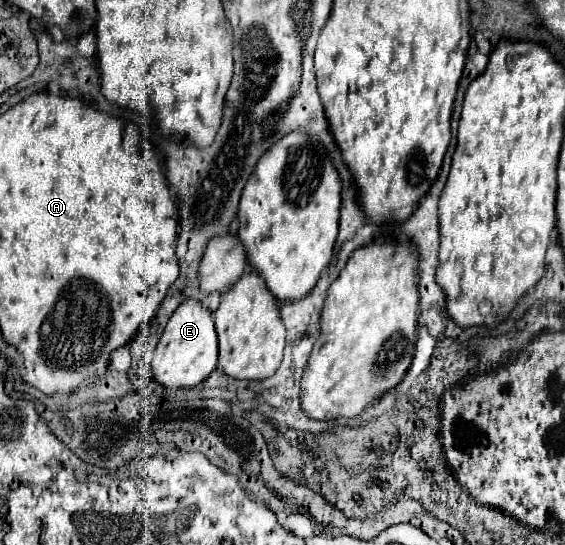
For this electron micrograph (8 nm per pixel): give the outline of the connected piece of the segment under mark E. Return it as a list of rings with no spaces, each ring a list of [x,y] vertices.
[[[186,299],[168,319],[164,333],[154,349],[152,359],[152,377],[170,387],[194,387],[202,383],[214,369],[218,359],[218,343],[214,331],[214,315],[198,299]]]

